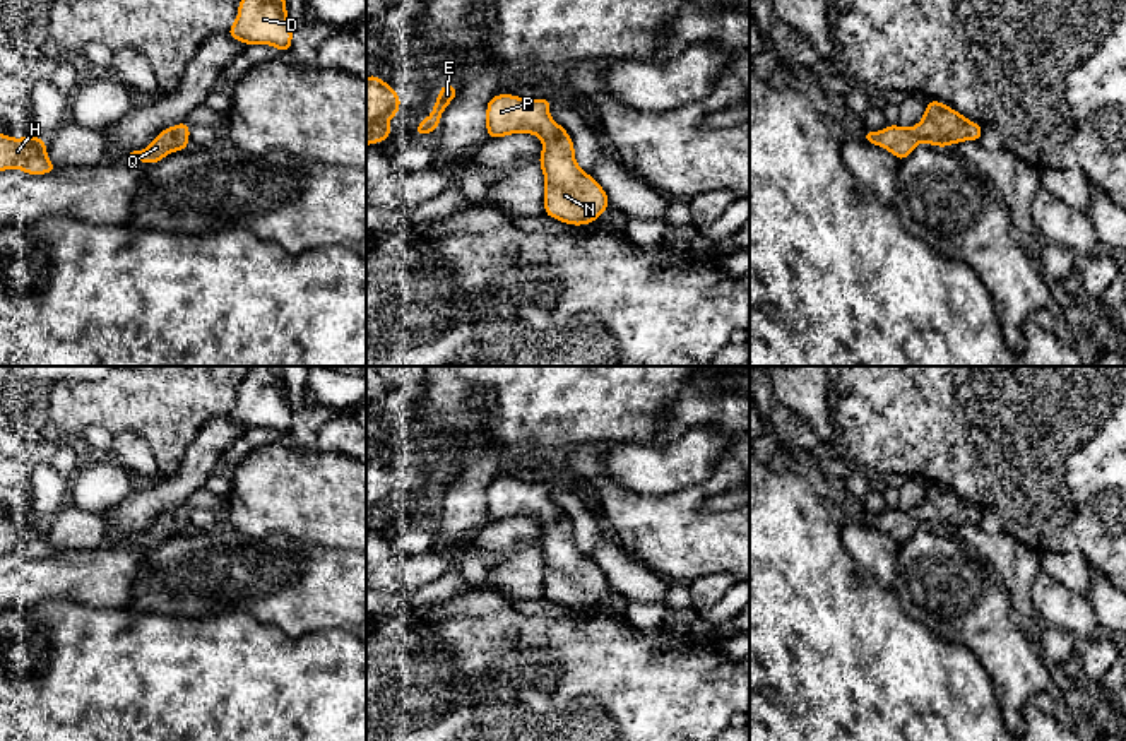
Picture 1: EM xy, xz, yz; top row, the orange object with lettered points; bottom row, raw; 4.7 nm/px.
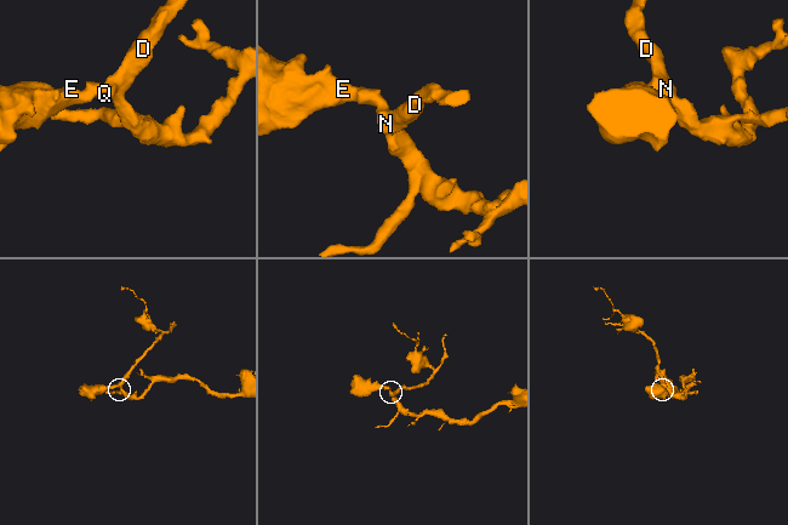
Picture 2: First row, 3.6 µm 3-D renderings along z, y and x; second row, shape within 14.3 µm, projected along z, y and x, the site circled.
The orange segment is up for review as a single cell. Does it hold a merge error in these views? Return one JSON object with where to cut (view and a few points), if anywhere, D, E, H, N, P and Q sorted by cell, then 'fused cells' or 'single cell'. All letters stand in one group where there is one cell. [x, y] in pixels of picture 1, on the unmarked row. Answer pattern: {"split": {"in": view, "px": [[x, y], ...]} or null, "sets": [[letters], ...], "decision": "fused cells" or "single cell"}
{"split": null, "sets": [["D", "E", "H", "N", "P", "Q"]], "decision": "single cell"}

